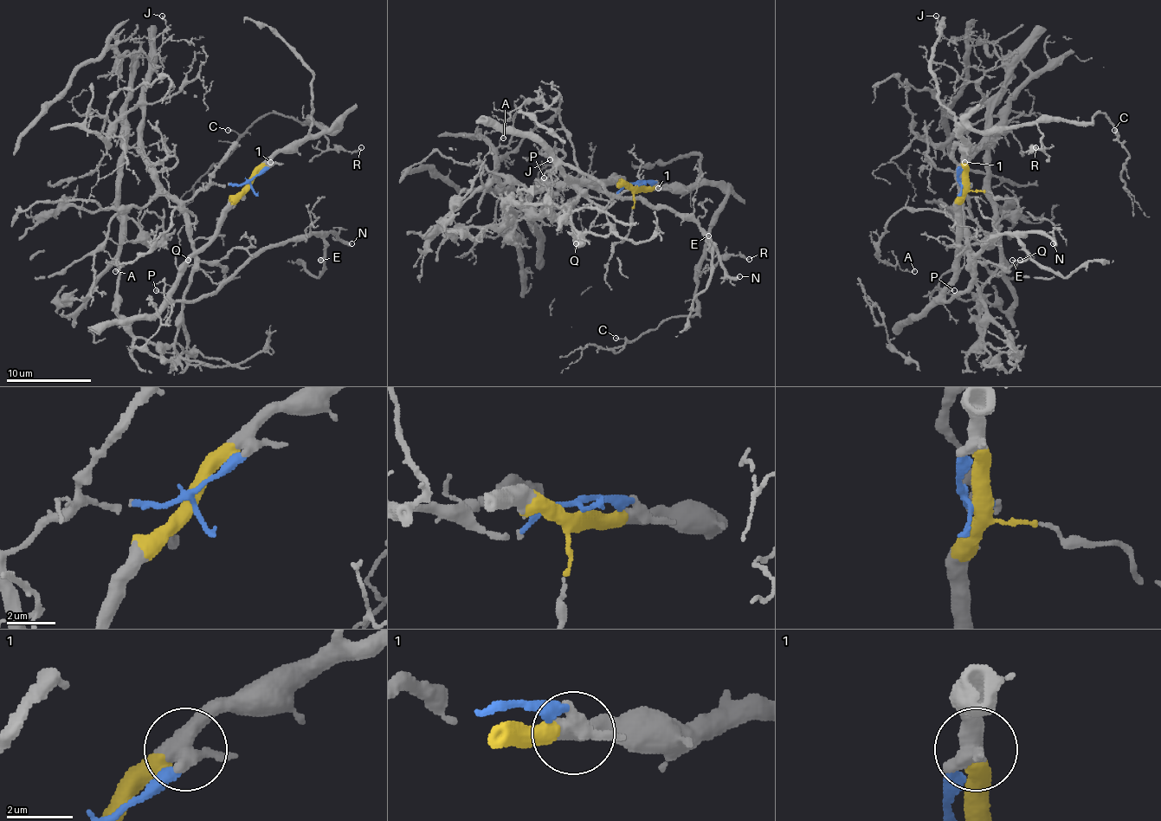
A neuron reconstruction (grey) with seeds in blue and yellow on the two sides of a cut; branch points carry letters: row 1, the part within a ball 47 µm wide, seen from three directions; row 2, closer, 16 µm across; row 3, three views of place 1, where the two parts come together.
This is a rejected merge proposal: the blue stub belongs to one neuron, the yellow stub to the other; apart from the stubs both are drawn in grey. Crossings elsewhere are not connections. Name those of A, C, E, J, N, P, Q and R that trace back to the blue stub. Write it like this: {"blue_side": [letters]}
{"blue_side": ["A", "J"]}

